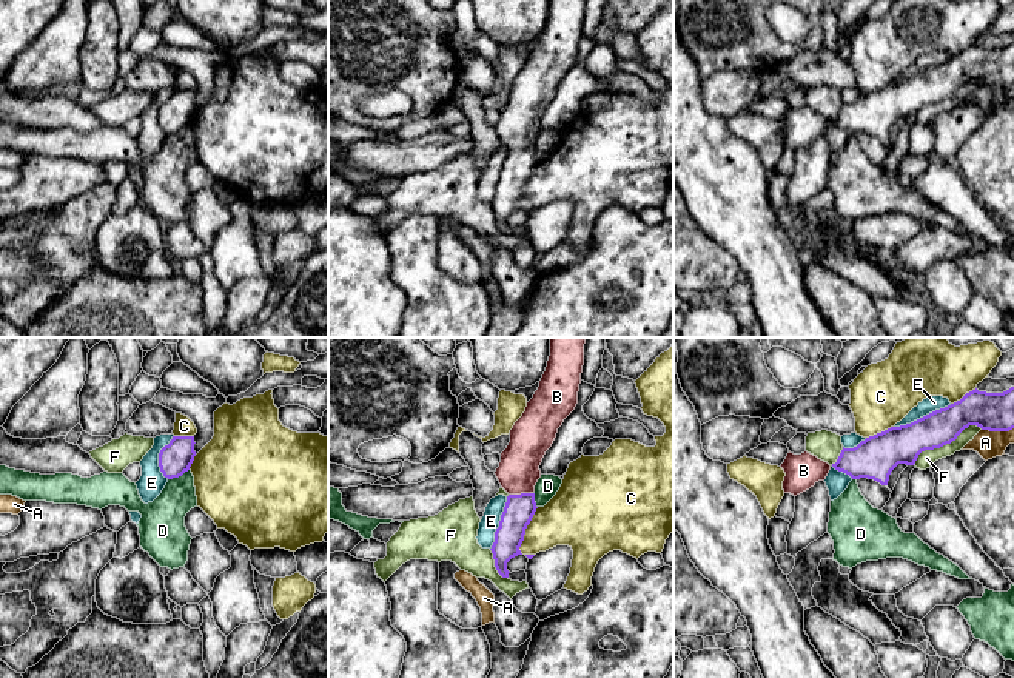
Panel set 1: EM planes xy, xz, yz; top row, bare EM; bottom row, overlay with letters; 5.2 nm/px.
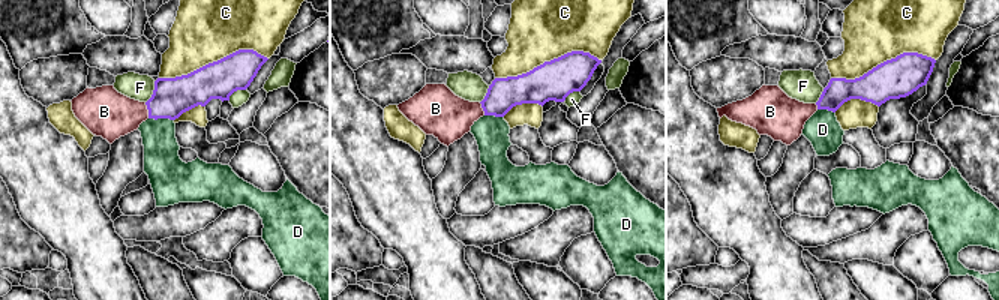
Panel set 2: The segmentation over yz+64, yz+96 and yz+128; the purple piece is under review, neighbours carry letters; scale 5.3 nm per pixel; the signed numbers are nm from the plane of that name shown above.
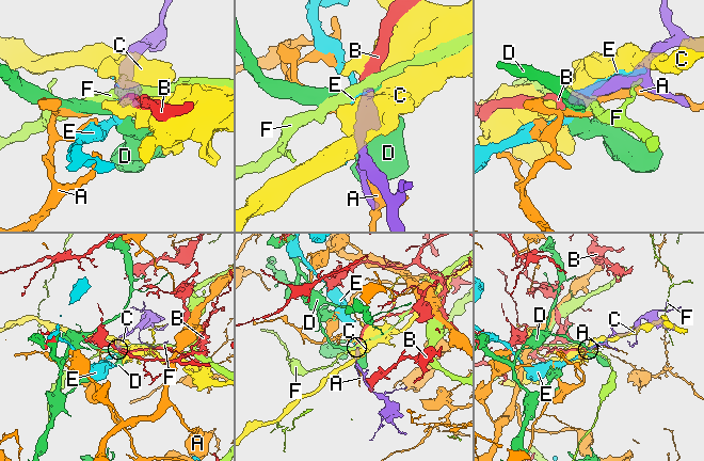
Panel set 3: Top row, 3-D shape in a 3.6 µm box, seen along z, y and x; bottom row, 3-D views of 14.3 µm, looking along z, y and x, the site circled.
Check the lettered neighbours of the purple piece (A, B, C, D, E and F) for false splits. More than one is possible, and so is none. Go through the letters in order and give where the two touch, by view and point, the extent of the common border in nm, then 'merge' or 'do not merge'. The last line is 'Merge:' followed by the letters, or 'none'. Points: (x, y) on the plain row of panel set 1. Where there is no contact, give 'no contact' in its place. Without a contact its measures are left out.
A: yz (997, 85) | 170 nm | do not merge
B: xz (520, 150) | 130 nm | merge
C: xz (524, 185) | 260 nm | do not merge
D: xy (177, 131) | 130 nm | do not merge
E: yz (923, 71) | 320 nm | do not merge
F: yz (945, 99) | 420 nm | do not merge
Merge: B

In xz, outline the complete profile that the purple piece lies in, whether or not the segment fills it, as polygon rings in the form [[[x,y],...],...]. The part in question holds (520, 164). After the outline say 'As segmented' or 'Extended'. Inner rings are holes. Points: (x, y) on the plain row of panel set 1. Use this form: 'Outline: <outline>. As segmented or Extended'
Outline: [[[550,0],[539,42],[510,85],[510,97],[501,108],[495,129],[509,151],[490,205],[502,233],[510,228],[507,217],[522,210],[519,202],[538,163],[533,146],[541,133],[539,120],[558,83],[578,59],[583,20],[584,0]]]. Extended

